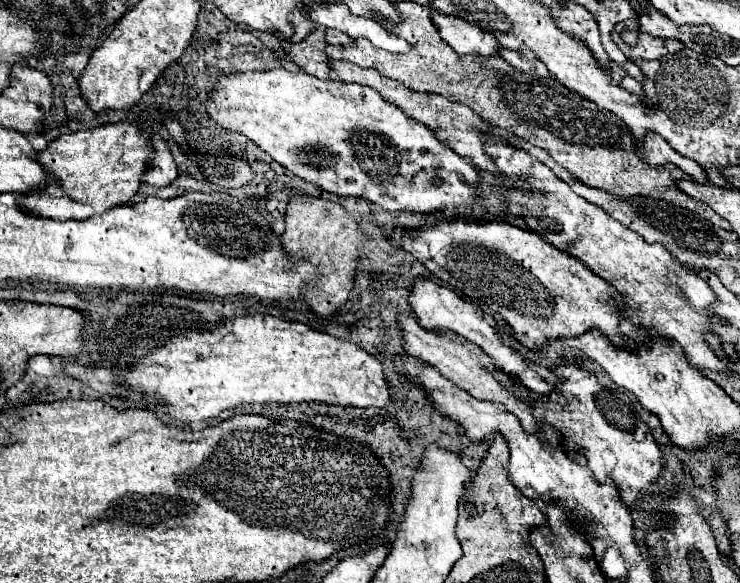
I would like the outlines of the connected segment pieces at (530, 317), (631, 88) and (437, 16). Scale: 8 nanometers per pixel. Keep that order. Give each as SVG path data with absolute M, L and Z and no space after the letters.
M454 220L438 226L422 226L414 232L396 228L392 242L410 252L450 288L500 314L522 344L528 338L540 348L550 340L576 338L592 328L610 336L614 346L624 346L624 336L618 330L622 296L606 280L594 276L580 260L544 242L534 232L508 222L478 224L472 220Z
M624 76L622 80L620 80L620 86L622 88L626 88L630 94L634 94L634 96L638 96L642 102L646 100L646 94L644 94L644 88L642 88L642 84L638 84L632 76Z
M440 12L432 14L432 22L438 26L440 36L454 48L458 56L474 56L474 58L492 58L498 56L500 42L490 32L482 32L482 28L454 16L446 16Z

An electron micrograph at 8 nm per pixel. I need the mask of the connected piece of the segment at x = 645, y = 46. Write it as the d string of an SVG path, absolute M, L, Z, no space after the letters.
M628 20L628 22L622 22L622 24L616 24L614 26L614 30L612 30L612 40L618 44L618 48L630 58L630 60L634 60L634 62L638 62L638 60L658 60L658 58L662 58L662 56L666 56L666 54L672 54L672 52L678 52L684 44L680 44L678 40L672 40L672 38L656 38L656 36L648 36L646 32L642 32L640 34L640 42L632 48L632 46L626 46L622 40L620 40L620 32L624 30L624 28L638 28L638 24L636 24L636 20Z

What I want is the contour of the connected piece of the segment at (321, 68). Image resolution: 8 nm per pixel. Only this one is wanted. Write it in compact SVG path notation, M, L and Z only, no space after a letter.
M316 24L316 30L310 32L302 42L298 44L288 44L282 42L282 46L288 50L292 60L308 74L316 78L332 78L332 68L330 68L330 58L326 56L326 28Z

